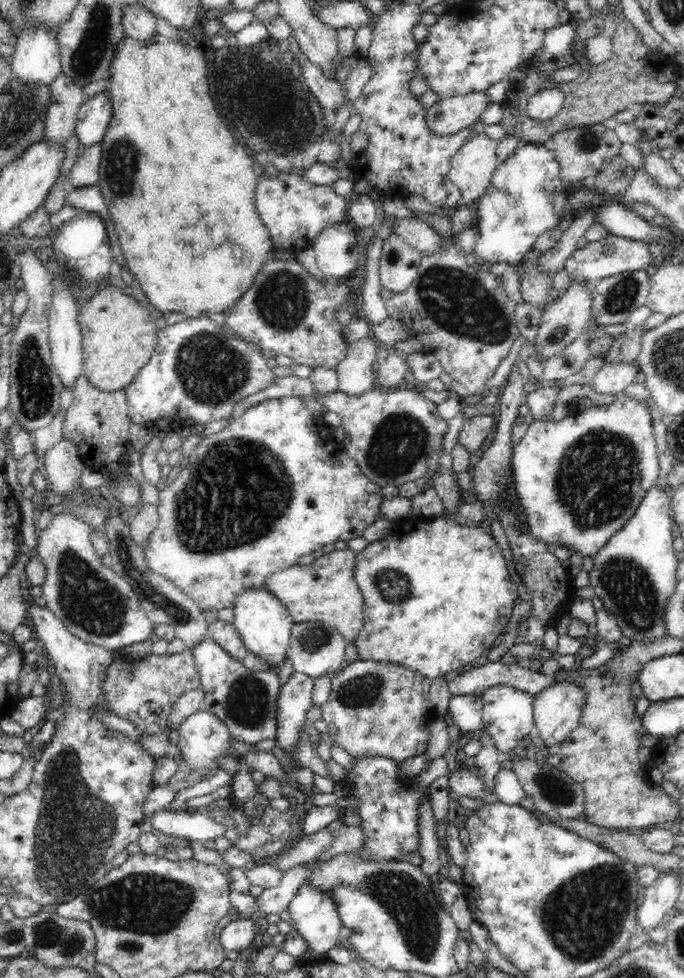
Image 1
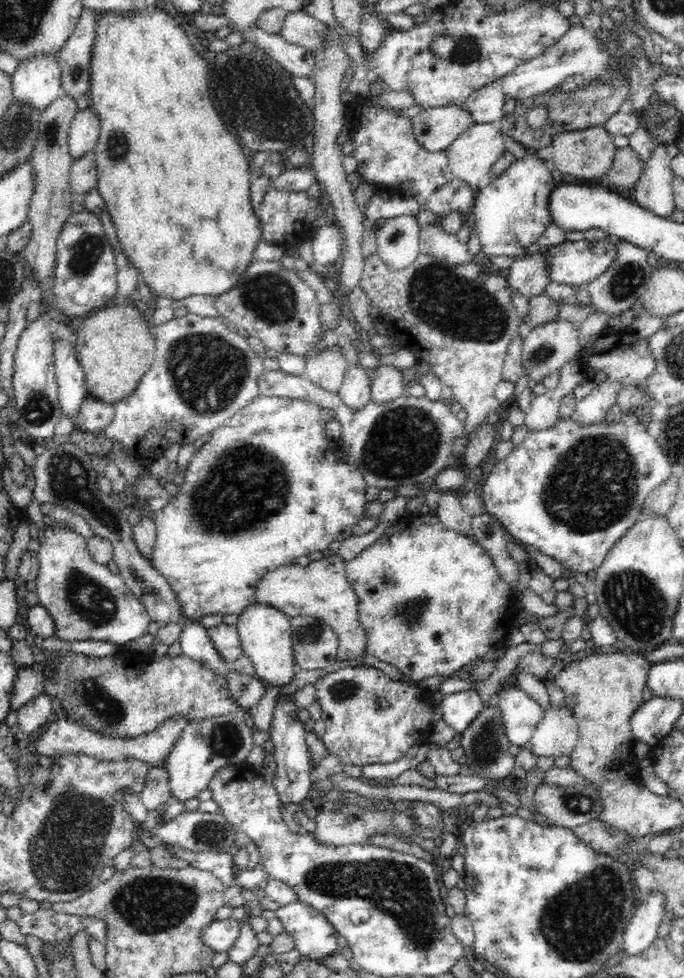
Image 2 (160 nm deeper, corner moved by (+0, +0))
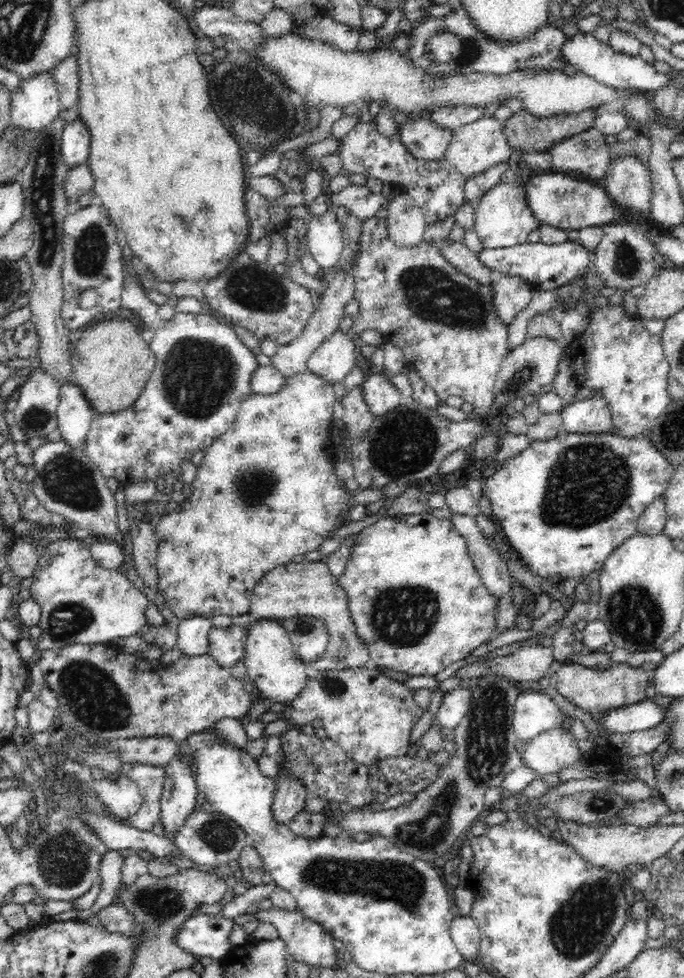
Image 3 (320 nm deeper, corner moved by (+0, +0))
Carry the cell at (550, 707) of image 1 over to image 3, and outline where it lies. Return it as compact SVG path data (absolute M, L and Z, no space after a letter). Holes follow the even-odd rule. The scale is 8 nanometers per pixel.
M554 728L529 740L521 752L524 766L538 777L557 775L560 770L572 767L582 756L578 740L570 731Z

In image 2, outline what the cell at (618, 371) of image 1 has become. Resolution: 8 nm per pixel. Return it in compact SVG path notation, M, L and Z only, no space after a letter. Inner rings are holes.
M606 378L605 382L600 383L590 394L576 403L570 416L572 421L590 425L608 420L611 406L617 403L616 397L621 388L619 380L616 382Z

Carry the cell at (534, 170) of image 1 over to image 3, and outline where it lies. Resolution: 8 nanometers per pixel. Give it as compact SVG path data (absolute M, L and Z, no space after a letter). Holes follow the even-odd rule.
M504 180L487 190L475 205L475 230L483 248L501 249L528 242L528 236L542 225L528 206L524 185L516 180Z

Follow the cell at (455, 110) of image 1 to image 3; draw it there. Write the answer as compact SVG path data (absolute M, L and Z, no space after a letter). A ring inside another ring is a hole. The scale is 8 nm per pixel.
M429 112L399 125L399 141L412 156L422 160L440 160L452 138L452 130L438 126L429 119Z

